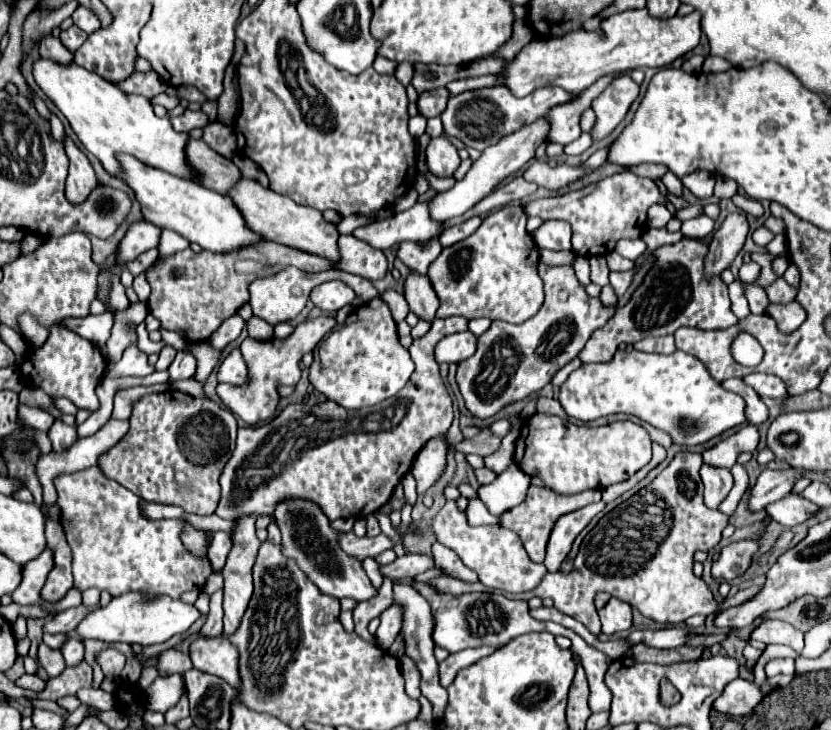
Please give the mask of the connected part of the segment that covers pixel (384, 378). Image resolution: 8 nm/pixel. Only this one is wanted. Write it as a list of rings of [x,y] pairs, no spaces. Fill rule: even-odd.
[[[379,296],[357,307],[343,325],[335,327],[329,335],[323,337],[323,341],[315,349],[315,359],[309,367],[309,383],[313,385],[315,391],[325,395],[329,401],[335,401],[345,409],[361,409],[361,407],[377,405],[397,395],[409,381],[411,373],[413,373],[413,361],[409,357],[409,351],[399,343],[397,325],[391,317],[388,305]],[[351,341],[373,341],[373,345],[353,345]]]

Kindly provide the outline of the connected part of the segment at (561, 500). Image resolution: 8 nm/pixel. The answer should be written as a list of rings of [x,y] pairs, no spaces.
[[[531,485],[525,501],[501,515],[501,525],[507,527],[507,529],[511,529],[511,531],[515,531],[521,537],[521,541],[525,545],[525,551],[529,553],[529,557],[535,563],[543,563],[547,539],[549,539],[549,533],[551,533],[555,521],[561,515],[565,515],[569,511],[575,511],[575,509],[581,509],[581,507],[585,507],[589,503],[595,503],[595,501],[601,501],[601,491],[599,489],[587,489],[587,491],[581,491],[577,495],[557,495],[555,491],[539,489],[539,487]]]

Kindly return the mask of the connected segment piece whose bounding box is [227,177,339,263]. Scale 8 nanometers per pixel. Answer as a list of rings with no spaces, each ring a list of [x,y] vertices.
[[[245,177],[227,191],[227,197],[233,199],[233,205],[245,217],[245,225],[251,231],[255,231],[257,235],[261,235],[263,239],[275,241],[281,245],[289,245],[289,247],[295,247],[301,251],[309,251],[313,255],[323,255],[323,257],[331,259],[333,263],[339,261],[339,251],[337,251],[339,233],[337,233],[335,225],[327,223],[321,217],[321,211],[317,211],[313,207],[301,207],[301,205],[293,203],[293,199],[287,199],[285,195],[275,195],[271,189],[265,189],[257,181],[245,179]]]

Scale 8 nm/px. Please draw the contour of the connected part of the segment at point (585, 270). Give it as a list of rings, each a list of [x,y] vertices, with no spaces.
[[[581,255],[577,256],[575,259],[575,263],[573,263],[573,267],[575,267],[575,274],[579,282],[583,283],[583,286],[587,286],[591,283],[588,257],[583,257]]]

